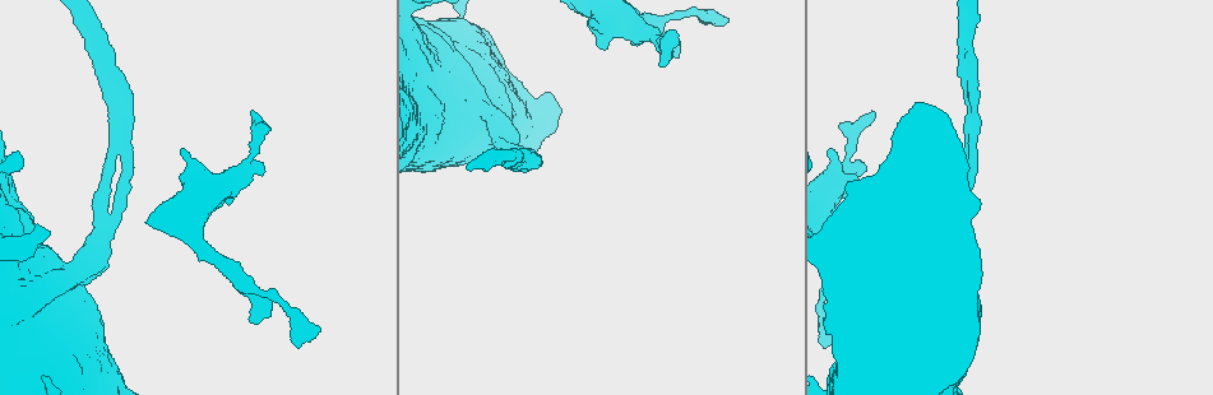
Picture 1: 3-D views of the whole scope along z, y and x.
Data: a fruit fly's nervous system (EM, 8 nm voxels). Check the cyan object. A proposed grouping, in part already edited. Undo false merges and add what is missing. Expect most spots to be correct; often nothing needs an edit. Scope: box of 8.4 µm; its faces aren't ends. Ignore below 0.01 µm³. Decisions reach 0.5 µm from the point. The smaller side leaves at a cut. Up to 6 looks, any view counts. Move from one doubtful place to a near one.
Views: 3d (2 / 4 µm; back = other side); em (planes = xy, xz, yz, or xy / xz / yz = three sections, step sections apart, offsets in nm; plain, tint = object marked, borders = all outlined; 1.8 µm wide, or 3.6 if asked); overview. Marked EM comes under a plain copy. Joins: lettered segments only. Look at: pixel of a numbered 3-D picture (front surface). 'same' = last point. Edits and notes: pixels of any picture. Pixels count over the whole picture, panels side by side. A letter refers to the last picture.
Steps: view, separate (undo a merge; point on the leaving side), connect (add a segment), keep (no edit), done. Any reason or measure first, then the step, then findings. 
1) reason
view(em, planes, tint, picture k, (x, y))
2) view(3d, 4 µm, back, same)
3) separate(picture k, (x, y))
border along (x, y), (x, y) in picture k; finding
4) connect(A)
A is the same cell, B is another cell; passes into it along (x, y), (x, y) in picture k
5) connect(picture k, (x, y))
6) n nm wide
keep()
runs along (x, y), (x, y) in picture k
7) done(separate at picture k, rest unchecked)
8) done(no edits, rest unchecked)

branch stops here
view(em, planes, borders, picture 1, (252, 111))

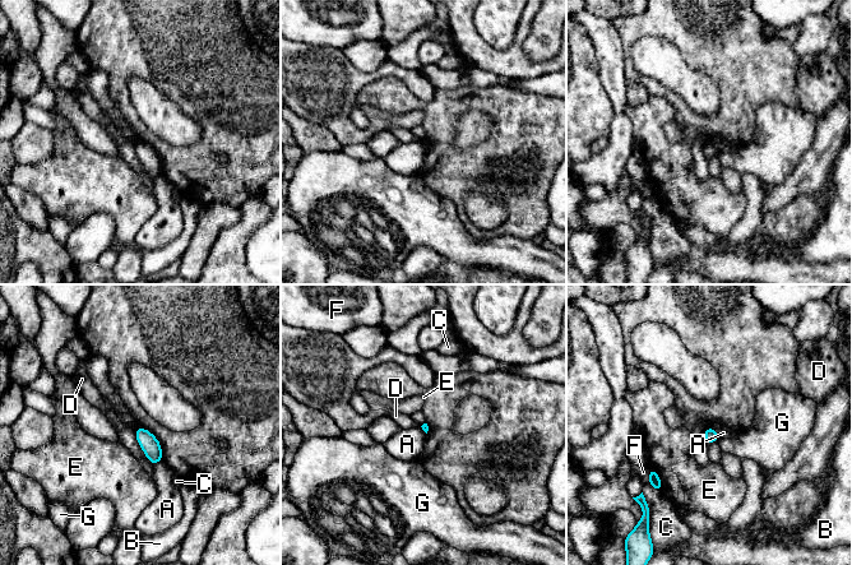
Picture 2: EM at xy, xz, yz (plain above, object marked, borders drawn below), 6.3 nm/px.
keep()
A, B, C, D, E, F and G are other cells; no lettered segment goes on from it

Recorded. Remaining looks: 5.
a fork
view(3d, 2 µm, picture 1, (118, 92))

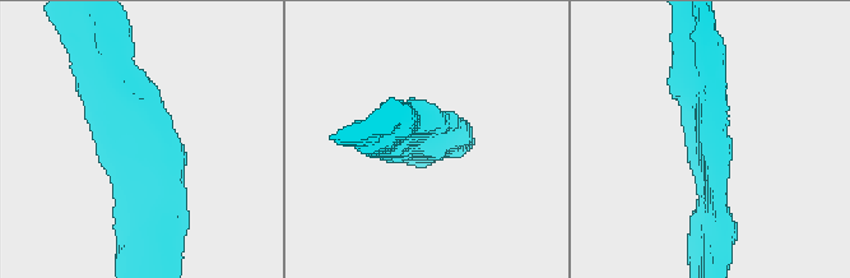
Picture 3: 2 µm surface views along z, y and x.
view(em, planes, tint, picture 3, (424, 141))

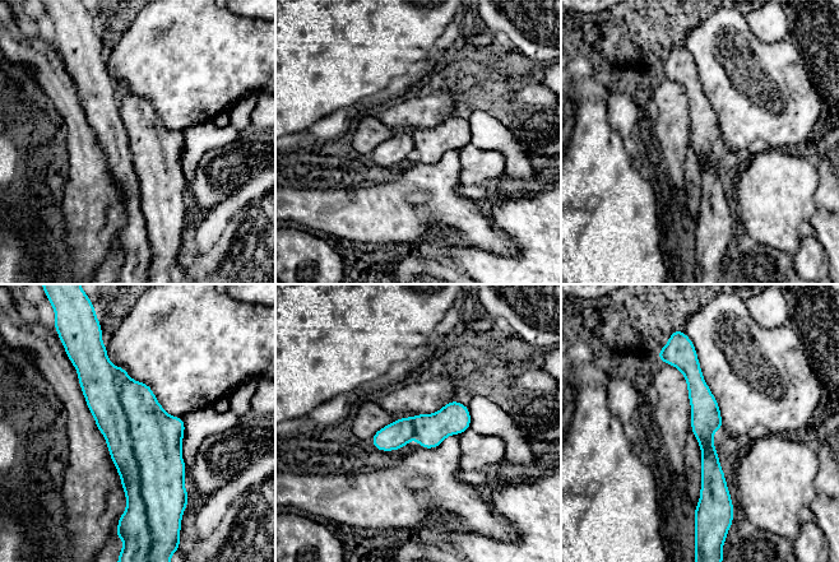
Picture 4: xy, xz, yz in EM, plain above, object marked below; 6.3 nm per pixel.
view(em, planes, borders, same)

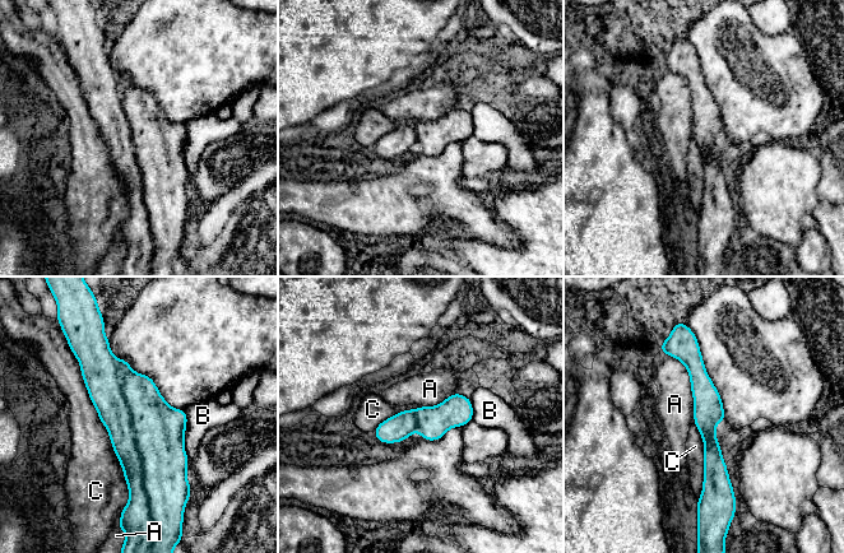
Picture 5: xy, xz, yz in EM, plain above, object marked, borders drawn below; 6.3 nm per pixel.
keep()
A, B and C are other cells; runs along (692, 344), (706, 398), (713, 496) in picture 5; all the same neuron

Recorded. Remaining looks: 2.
done(no edits, rest unchecked)

